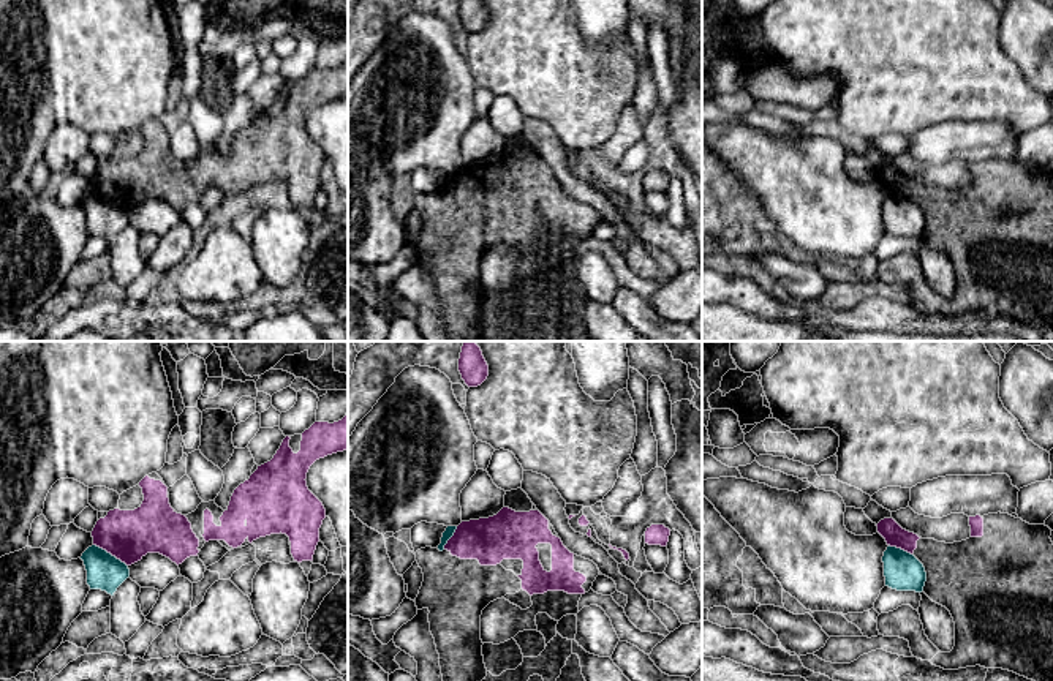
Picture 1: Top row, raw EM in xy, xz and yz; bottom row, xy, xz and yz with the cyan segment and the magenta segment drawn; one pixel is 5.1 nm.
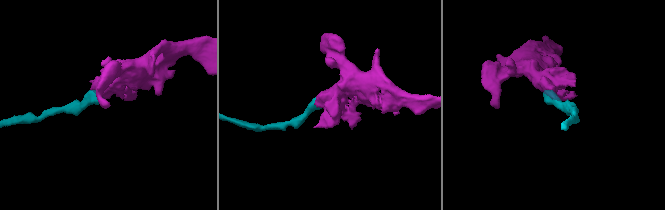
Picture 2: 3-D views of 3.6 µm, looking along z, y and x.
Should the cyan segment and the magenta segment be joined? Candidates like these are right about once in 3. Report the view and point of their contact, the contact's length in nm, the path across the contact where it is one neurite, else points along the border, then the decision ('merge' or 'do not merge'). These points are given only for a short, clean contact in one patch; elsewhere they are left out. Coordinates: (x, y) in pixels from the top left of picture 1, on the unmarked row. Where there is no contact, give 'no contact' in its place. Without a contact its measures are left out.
meets cyan in xy at (109, 199); contact 200 nm long; border along xy (94, 190), (127, 212); do not merge

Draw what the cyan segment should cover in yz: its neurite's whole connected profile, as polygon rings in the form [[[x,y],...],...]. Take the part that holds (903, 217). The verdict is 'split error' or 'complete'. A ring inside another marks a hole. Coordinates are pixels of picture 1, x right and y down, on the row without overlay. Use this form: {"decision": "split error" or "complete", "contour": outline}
{"decision": "complete", "contour": [[[889,191],[884,198],[882,209],[885,232],[896,237],[923,237],[927,218],[914,201]]]}

